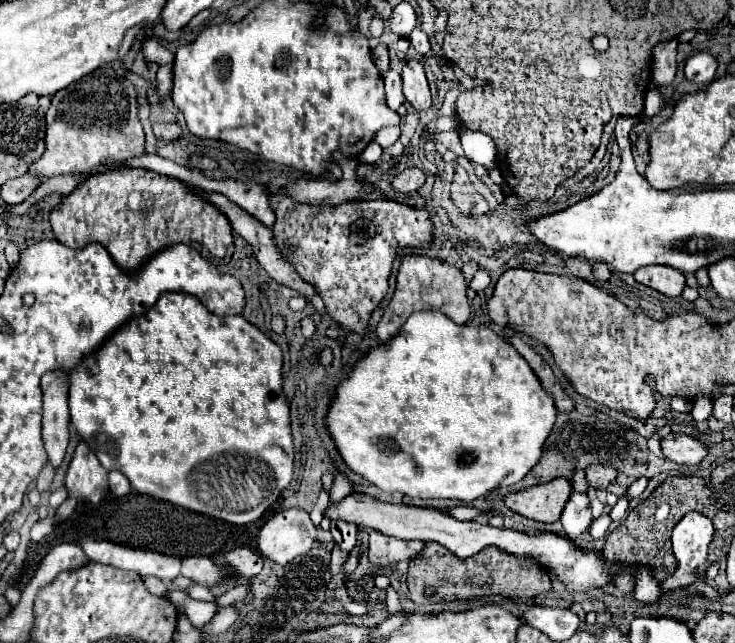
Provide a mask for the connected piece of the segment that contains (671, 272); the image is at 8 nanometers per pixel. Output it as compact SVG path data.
M649 266L649 268L639 268L635 274L635 280L643 286L649 286L669 298L681 296L685 288L685 276L669 266Z

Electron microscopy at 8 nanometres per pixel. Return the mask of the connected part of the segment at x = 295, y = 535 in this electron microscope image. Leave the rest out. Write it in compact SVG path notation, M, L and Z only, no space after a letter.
M289 508L273 514L261 528L257 548L269 560L285 566L293 558L309 552L317 528L301 508Z

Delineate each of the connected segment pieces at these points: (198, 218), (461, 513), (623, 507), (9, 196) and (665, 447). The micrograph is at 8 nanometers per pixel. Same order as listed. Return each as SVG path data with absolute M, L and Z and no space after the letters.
M141 168L107 170L85 178L53 208L49 222L61 244L83 248L89 242L99 242L125 270L139 268L149 256L177 242L199 242L215 258L225 258L233 246L233 228L227 216L199 192L193 192L191 184Z
M457 506L457 508L451 508L447 510L451 516L455 516L457 520L475 520L479 514L483 514L481 510L473 508L473 506Z
M621 496L619 502L617 502L617 504L611 508L611 512L609 512L611 522L621 522L621 520L625 518L625 514L627 514L627 508L629 508L629 502Z
M31 172L19 176L19 178L13 178L11 182L3 184L1 188L1 196L7 204L21 204L25 202L37 188L41 186L41 180L31 176Z
M667 434L661 438L661 452L667 460L687 466L699 464L707 456L705 446L687 434Z

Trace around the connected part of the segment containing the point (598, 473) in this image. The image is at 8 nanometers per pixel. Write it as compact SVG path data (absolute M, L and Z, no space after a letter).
M599 464L587 468L587 482L593 488L607 490L609 484L615 484L615 478L617 478L617 470L615 468L605 468L605 466L599 466Z

